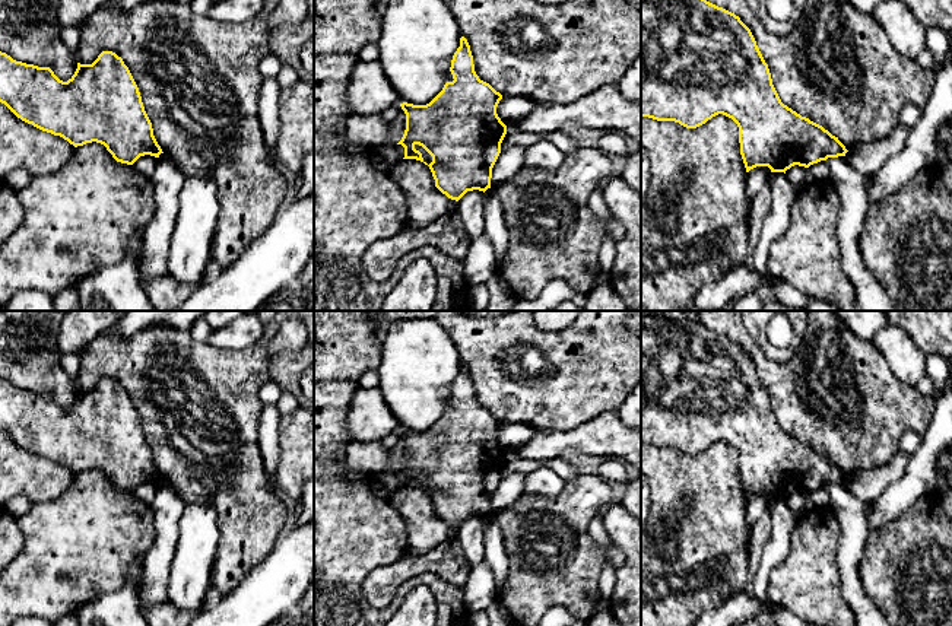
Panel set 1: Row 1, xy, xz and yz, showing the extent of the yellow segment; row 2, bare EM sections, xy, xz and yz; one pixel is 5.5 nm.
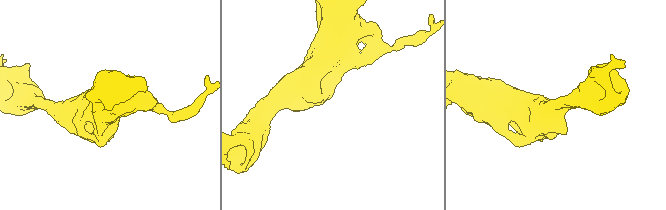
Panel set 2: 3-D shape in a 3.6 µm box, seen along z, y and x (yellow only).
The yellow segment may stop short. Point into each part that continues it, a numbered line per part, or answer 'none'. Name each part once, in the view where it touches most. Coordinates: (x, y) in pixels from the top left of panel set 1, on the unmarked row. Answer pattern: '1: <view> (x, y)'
none

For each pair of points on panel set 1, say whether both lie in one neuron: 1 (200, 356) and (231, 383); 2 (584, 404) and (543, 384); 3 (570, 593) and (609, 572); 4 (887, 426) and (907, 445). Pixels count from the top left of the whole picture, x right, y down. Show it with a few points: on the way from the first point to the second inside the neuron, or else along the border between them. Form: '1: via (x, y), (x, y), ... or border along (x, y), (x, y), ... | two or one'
1: via (208, 364), (224, 380) | one
2: via (574, 394), (564, 384), (554, 384) | one
3: border along (594, 545), (602, 562), (599, 578), (600, 599) | two
4: border along (924, 434), (906, 432), (897, 451) | two

